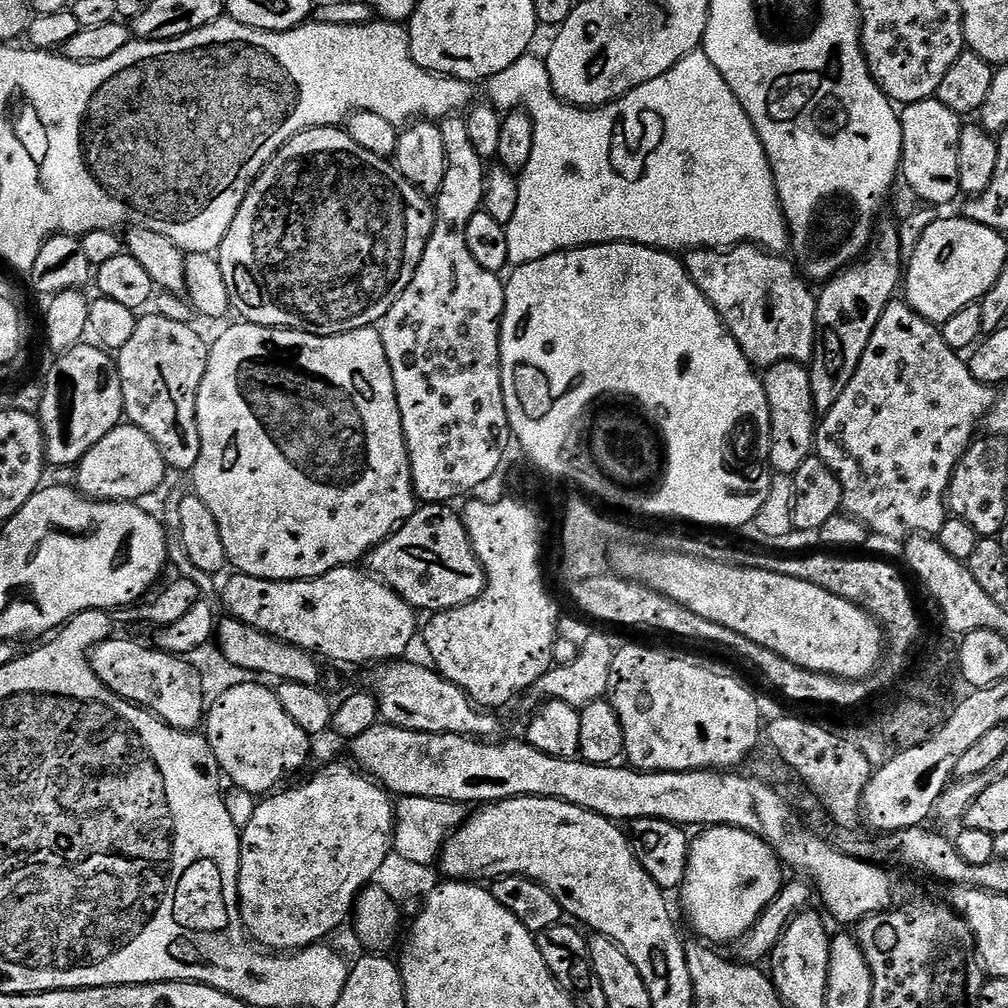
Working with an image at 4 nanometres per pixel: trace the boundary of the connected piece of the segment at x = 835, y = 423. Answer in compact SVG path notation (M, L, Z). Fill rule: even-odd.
M893 299L892 303L886 306L882 318L878 318L878 326L870 334L870 342L866 342L866 350L862 354L862 362L858 362L858 370L854 370L854 378L850 378L850 386L842 390L842 398L834 402L830 411L823 413L816 430L816 442L814 445L815 455L830 466L842 488L844 499L843 511L852 519L860 521L869 533L877 532L888 540L900 540L904 542L913 534L922 536L939 537L942 526L950 519L950 513L946 503L950 478L966 450L972 445L977 435L976 427L981 427L982 421L988 415L996 401L997 389L991 384L978 382L974 374L970 374L967 363L962 359L961 353L955 352L940 336L940 328L932 324L926 318L922 318L903 299Z

